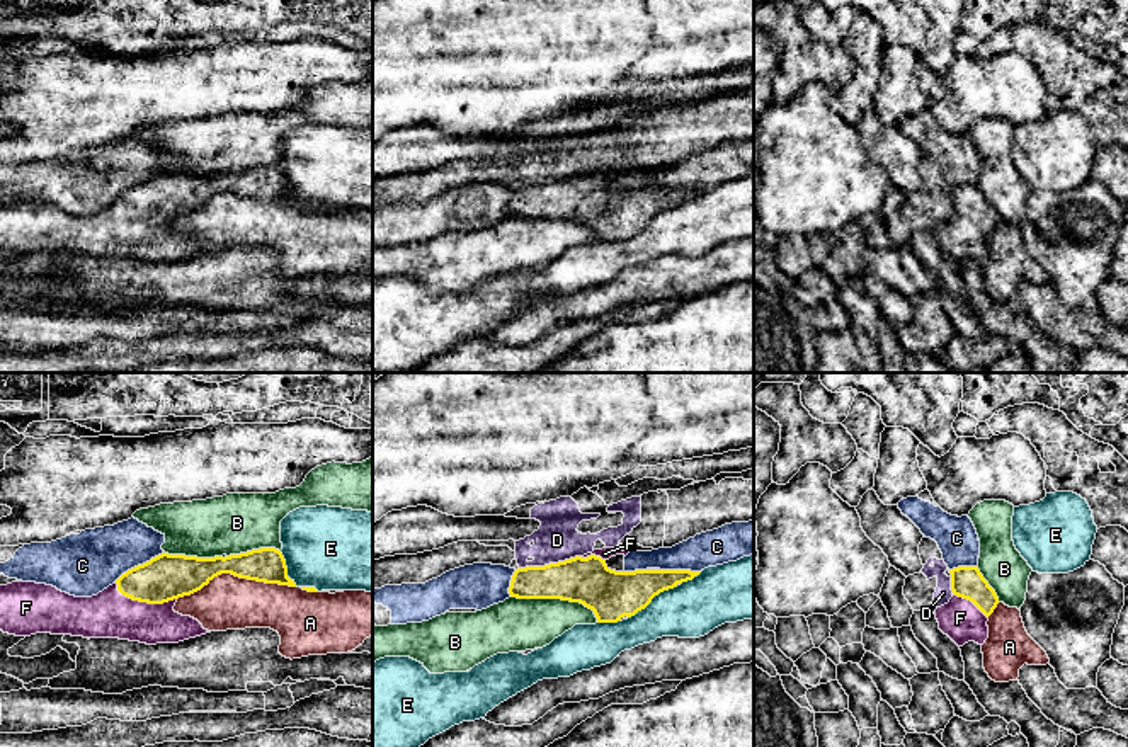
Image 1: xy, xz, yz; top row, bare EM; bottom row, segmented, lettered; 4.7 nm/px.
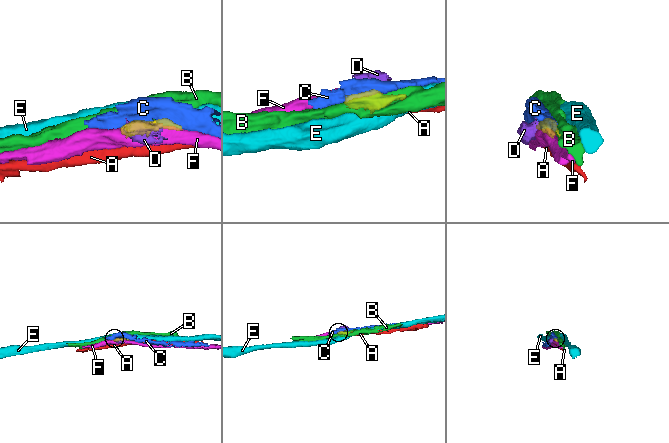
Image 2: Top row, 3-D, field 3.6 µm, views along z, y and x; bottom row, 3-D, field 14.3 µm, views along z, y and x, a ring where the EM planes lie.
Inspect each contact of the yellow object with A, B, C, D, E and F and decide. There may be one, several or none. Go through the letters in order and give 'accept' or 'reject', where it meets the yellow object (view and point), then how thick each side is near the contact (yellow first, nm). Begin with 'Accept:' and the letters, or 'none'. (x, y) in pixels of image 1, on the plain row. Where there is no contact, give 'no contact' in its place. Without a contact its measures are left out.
Accept: F
A: reject; meets yellow in xy at (235, 194); 190 nm thick on the yellow side, 260 nm on the other
B: reject; meets yellow in xz at (557, 216); 220 nm thick on the yellow side, 260 nm on the other
C: reject; meets yellow in xy at (138, 184); 220 nm thick on the yellow side, 300 nm on the other
D: reject; meets yellow in xz at (550, 182); 220 nm thick on the yellow side, 200 nm on the other
E: reject; meets yellow in xz at (652, 216); 220 nm thick on the yellow side, 260 nm on the other
F: accept; meets yellow in xy at (143, 220); 220 nm thick on the yellow side, 220 nm on the other

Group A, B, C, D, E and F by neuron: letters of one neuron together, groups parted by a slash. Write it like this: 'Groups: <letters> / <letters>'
Groups: A / B / C / D / E / F

